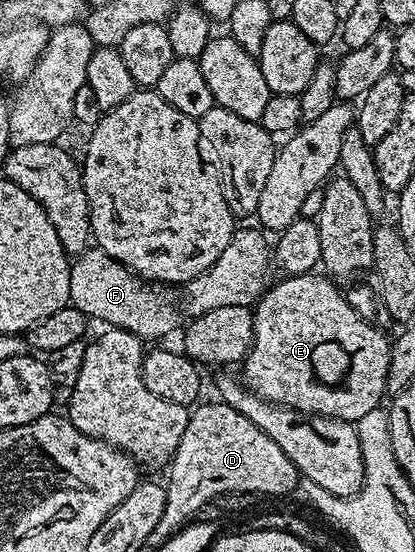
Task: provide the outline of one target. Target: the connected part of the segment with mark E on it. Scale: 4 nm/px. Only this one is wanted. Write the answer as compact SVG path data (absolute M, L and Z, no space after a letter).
M317 275L285 276L257 300L255 338L243 361L243 383L272 404L355 422L386 399L391 340L351 308L346 293L328 275Z

